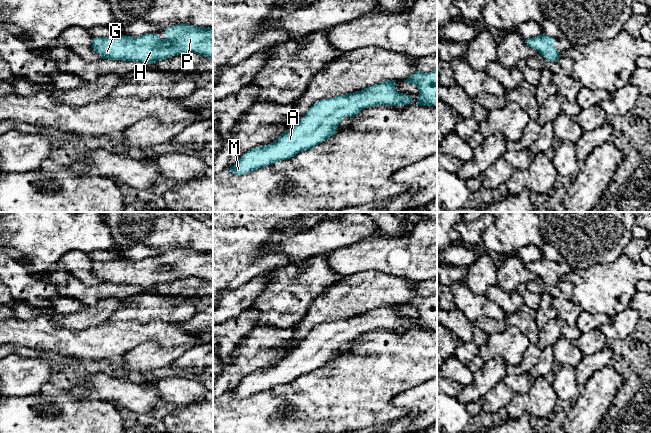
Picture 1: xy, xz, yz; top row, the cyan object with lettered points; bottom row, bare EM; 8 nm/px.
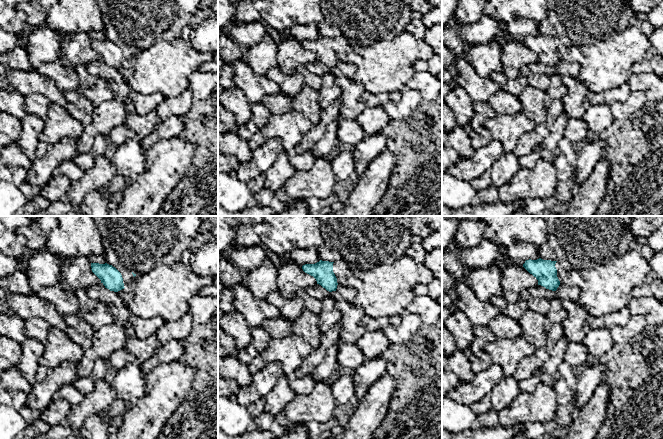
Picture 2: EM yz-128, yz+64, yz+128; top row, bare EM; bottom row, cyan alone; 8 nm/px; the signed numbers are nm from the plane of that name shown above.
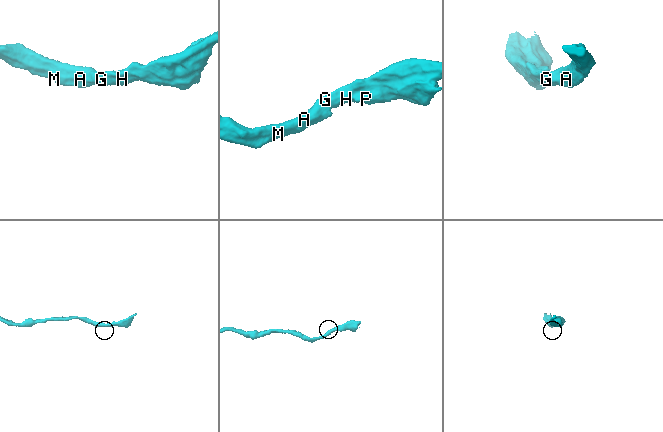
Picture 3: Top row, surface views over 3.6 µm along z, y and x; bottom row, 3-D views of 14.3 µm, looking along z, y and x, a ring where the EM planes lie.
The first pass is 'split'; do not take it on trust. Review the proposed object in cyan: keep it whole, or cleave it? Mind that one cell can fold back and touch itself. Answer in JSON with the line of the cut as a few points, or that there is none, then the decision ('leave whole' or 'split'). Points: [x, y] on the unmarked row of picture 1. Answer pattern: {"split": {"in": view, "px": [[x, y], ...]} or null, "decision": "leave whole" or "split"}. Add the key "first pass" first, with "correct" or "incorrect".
{"first pass": "incorrect", "split": null, "decision": "leave whole"}

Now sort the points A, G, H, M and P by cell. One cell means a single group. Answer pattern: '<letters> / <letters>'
A G H M P

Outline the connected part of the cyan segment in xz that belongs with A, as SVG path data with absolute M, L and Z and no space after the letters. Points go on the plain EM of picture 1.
M396 304L382 305L346 319L339 319L322 323L315 328L299 343L289 354L283 356L277 365L268 369L257 370L244 377L239 384L230 391L235 399L244 399L261 391L272 389L281 384L290 383L301 375L306 375L329 363L337 357L336 352L344 341L354 341L363 332L376 329L402 330L413 326L410 319L399 317L395 312Z

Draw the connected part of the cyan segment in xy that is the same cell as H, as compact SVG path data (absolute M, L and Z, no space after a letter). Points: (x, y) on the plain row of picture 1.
M180 248L168 251L164 264L156 257L139 261L114 259L95 261L91 269L103 283L140 285L144 288L189 276L213 283L213 252Z

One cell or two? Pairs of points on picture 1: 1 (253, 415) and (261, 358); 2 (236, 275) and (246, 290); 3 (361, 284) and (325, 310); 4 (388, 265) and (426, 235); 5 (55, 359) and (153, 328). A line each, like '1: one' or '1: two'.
1: two
2: two
3: one
4: one
5: two

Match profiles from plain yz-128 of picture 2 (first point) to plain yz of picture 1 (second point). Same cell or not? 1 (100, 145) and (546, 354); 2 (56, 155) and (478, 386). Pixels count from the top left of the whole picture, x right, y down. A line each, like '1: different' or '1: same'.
1: same
2: same

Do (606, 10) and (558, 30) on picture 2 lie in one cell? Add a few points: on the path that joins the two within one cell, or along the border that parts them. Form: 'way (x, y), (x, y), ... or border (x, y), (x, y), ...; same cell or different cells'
way (594, 13), (574, 14), (570, 18); same cell

